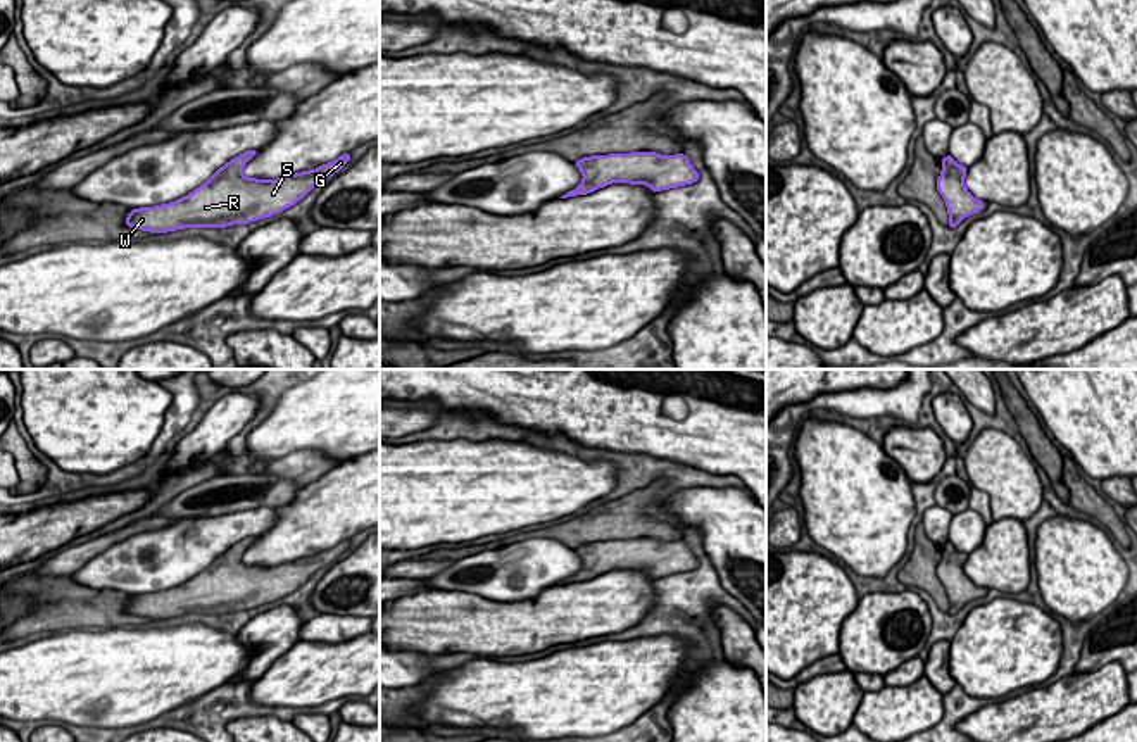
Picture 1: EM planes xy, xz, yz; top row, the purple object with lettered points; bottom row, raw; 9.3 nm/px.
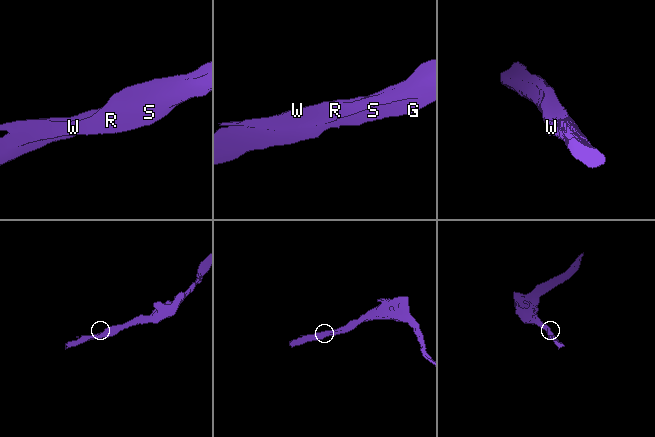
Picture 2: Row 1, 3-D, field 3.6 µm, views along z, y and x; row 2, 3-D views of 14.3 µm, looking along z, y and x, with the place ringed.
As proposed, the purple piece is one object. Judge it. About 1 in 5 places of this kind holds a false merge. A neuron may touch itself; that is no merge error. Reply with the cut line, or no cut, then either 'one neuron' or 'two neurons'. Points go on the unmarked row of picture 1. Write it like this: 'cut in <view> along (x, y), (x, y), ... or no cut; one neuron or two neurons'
no cut; one neuron

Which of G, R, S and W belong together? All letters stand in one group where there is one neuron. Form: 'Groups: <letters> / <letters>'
Groups: G R S W

